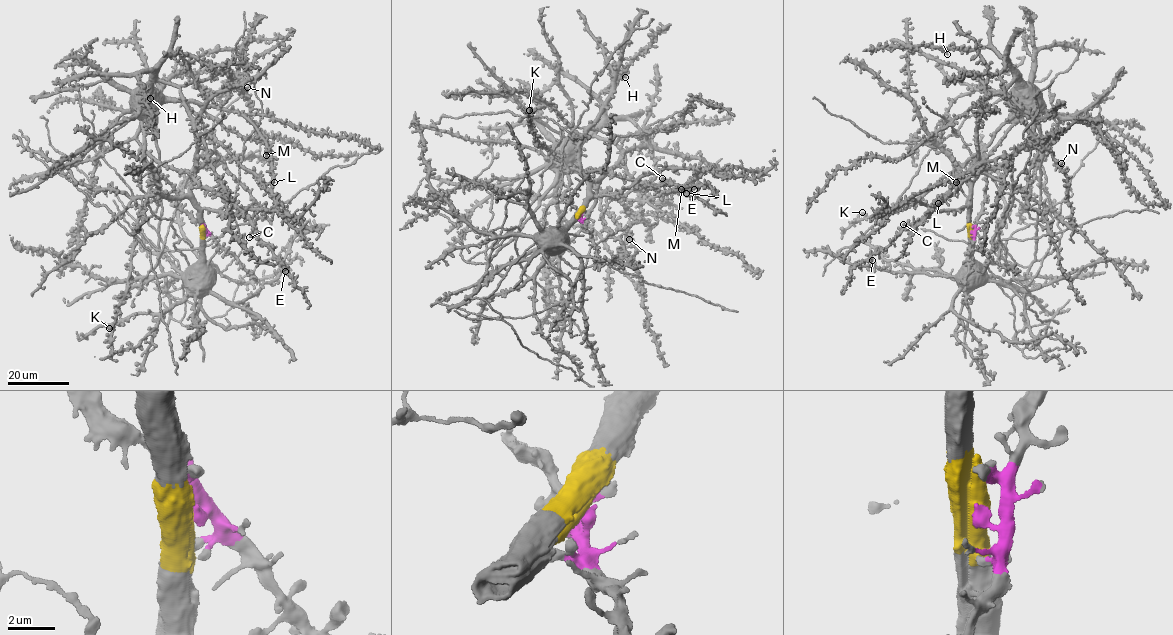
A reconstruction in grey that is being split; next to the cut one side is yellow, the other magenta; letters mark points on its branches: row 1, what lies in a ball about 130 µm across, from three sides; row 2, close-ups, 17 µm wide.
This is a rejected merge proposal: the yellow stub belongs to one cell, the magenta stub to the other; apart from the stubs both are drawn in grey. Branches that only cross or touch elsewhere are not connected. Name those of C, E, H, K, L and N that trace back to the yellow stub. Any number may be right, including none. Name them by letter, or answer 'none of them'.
none of them

